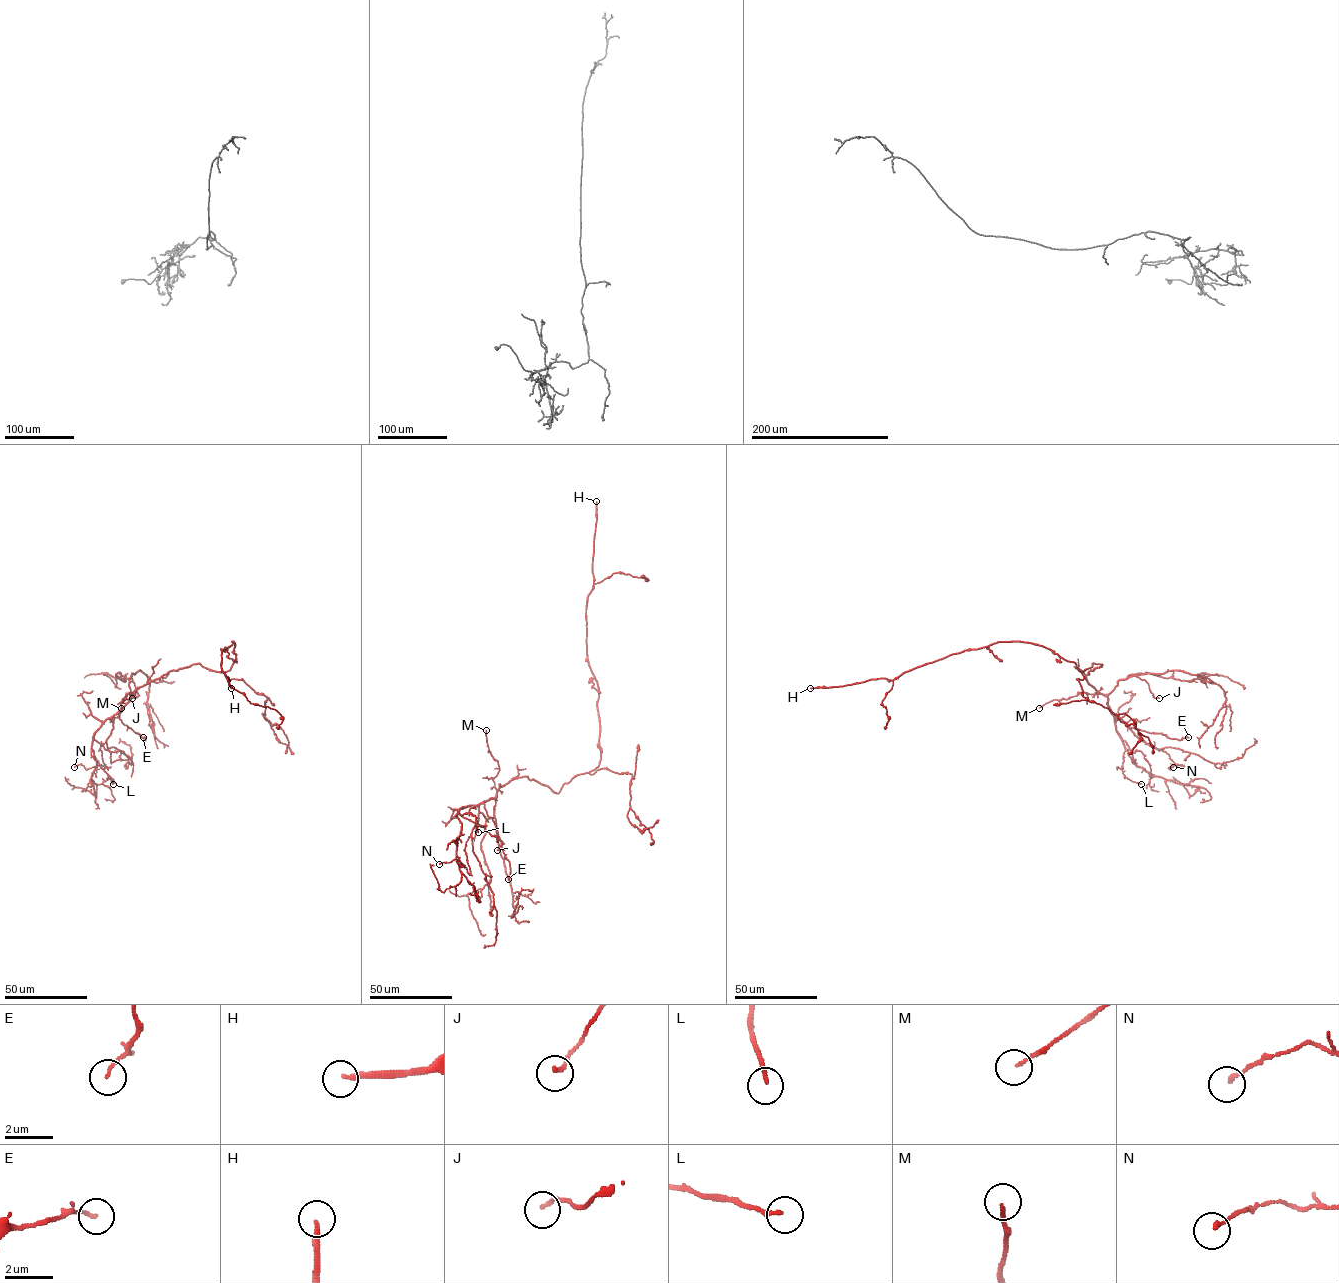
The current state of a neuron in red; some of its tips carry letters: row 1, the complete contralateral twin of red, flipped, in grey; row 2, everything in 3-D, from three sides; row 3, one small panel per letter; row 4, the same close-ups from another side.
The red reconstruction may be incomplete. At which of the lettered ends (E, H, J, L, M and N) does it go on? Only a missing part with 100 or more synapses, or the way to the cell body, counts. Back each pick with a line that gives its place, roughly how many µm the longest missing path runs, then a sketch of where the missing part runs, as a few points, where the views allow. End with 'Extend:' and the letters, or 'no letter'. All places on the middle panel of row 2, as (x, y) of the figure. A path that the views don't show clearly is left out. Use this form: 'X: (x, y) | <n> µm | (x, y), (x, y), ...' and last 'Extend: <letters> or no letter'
H: (596, 501) | 500 µm
Extend: H

